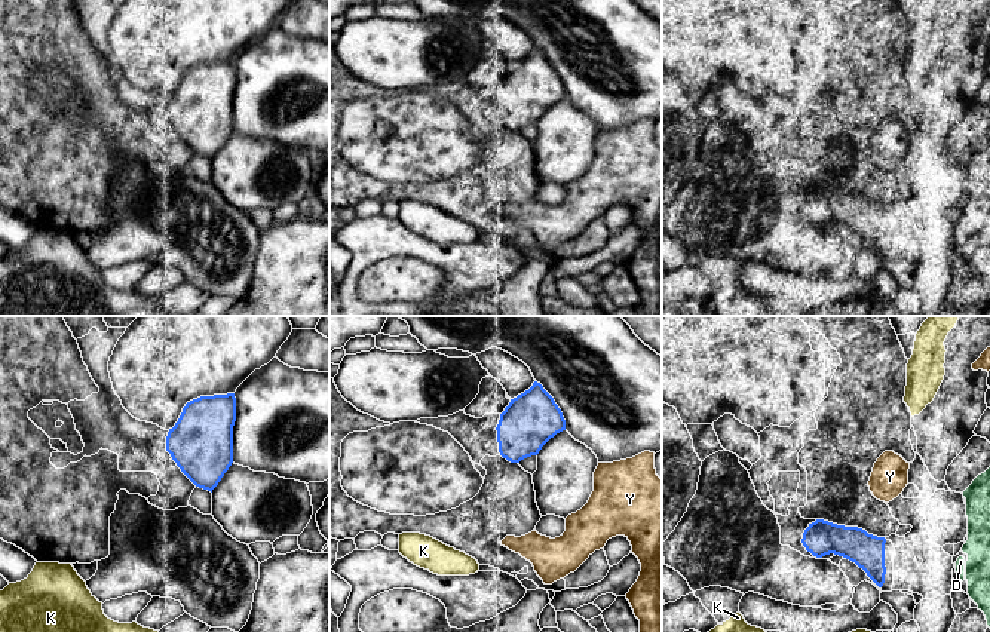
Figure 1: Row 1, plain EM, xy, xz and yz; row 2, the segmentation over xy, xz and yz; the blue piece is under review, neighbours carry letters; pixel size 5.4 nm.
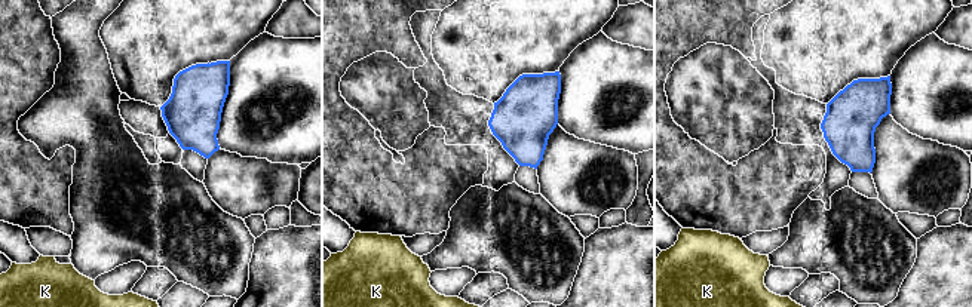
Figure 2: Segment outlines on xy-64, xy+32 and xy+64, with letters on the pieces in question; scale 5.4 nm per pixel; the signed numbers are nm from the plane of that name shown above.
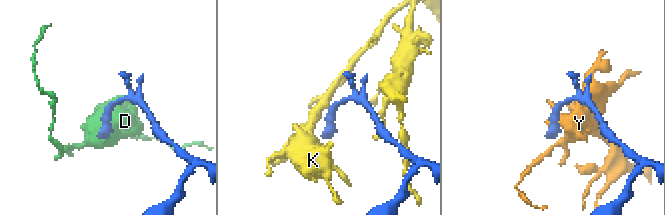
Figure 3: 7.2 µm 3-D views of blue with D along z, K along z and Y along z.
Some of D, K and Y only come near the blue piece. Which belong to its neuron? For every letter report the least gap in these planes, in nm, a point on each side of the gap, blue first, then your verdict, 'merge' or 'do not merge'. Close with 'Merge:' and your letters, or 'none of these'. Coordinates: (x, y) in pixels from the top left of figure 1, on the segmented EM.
D: gap 380 nm; span yz (885, 567), (956, 567); merge
K: gap 240 nm; span yz (879, 586), (866, 629); do not merge
Y: gap 180 nm; span yz (861, 528), (877, 499); do not merge
Merge: D

